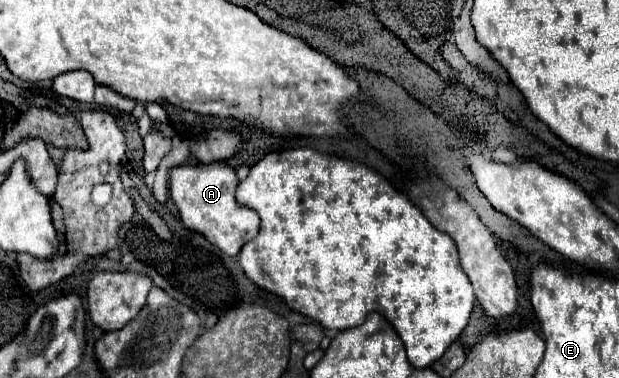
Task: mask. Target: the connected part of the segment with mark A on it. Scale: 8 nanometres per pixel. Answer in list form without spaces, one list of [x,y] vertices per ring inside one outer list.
[[[225,161],[179,165],[169,171],[169,195],[179,209],[179,217],[185,227],[205,235],[223,253],[237,255],[247,239],[253,239],[259,231],[259,215],[249,207],[243,207],[235,199],[235,187],[239,183],[237,171]]]

